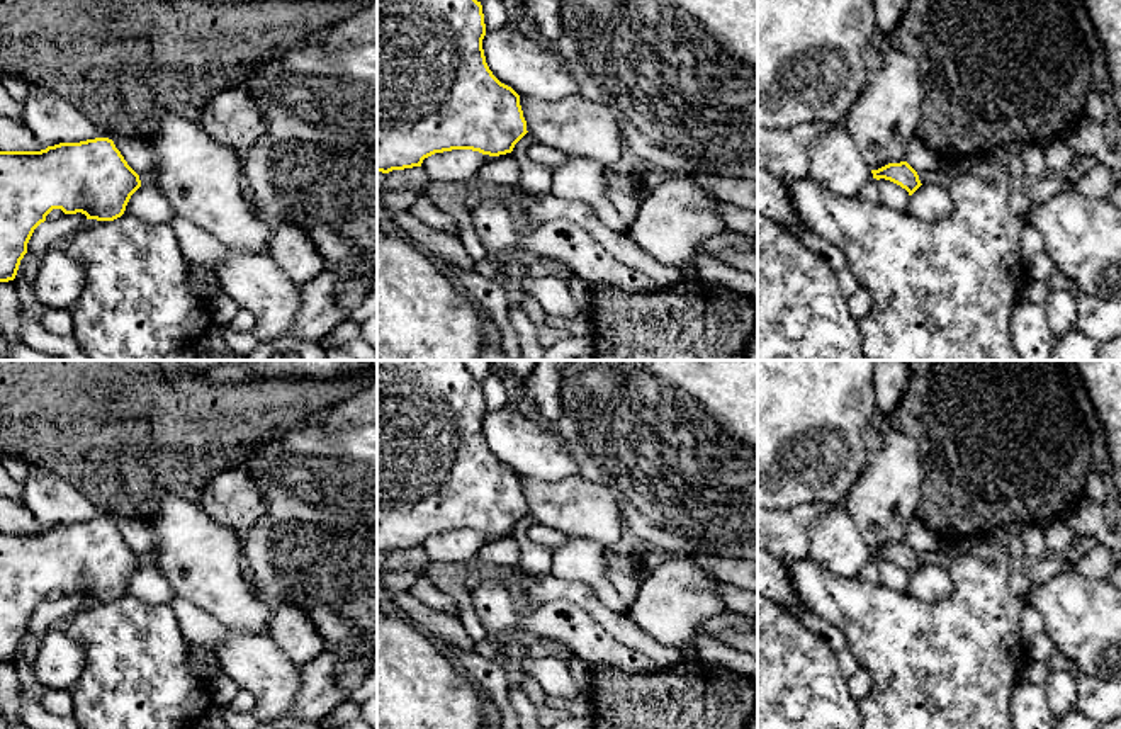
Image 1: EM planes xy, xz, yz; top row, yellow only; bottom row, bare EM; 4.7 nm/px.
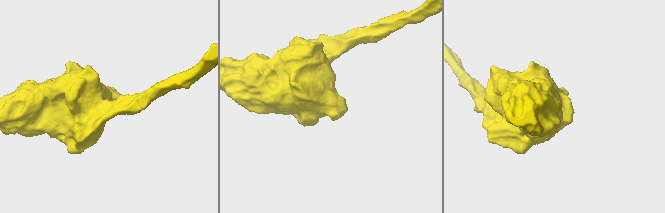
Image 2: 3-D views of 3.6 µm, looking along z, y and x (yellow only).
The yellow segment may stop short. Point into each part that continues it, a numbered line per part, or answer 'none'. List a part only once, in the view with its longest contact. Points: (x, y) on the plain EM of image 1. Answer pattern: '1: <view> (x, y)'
none

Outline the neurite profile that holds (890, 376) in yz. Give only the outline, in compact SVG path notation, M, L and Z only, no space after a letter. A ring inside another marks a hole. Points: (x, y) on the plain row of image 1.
M875 360L875 396L880 416L892 413L909 384L910 370L904 360Z

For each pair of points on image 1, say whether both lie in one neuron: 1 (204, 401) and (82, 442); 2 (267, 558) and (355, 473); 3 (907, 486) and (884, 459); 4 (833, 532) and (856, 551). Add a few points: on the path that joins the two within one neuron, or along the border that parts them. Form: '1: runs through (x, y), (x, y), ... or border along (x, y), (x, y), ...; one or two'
1: runs through (174, 401), (123, 401), (112, 412); one
2: runs through (289, 539), (333, 495); one
3: runs through (901, 480), (890, 466); one
4: runs through (838, 537), (851, 551); one

